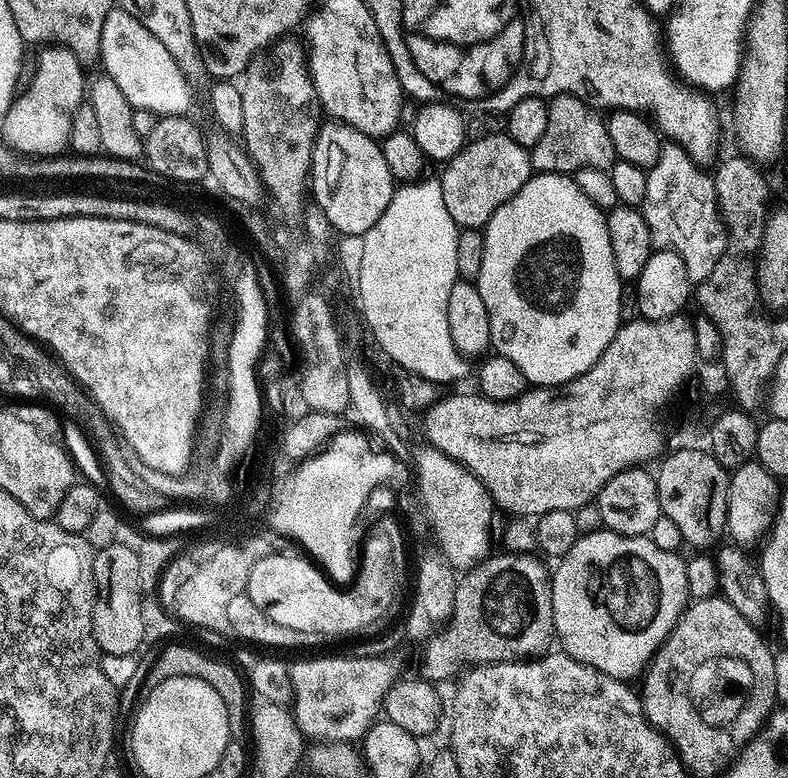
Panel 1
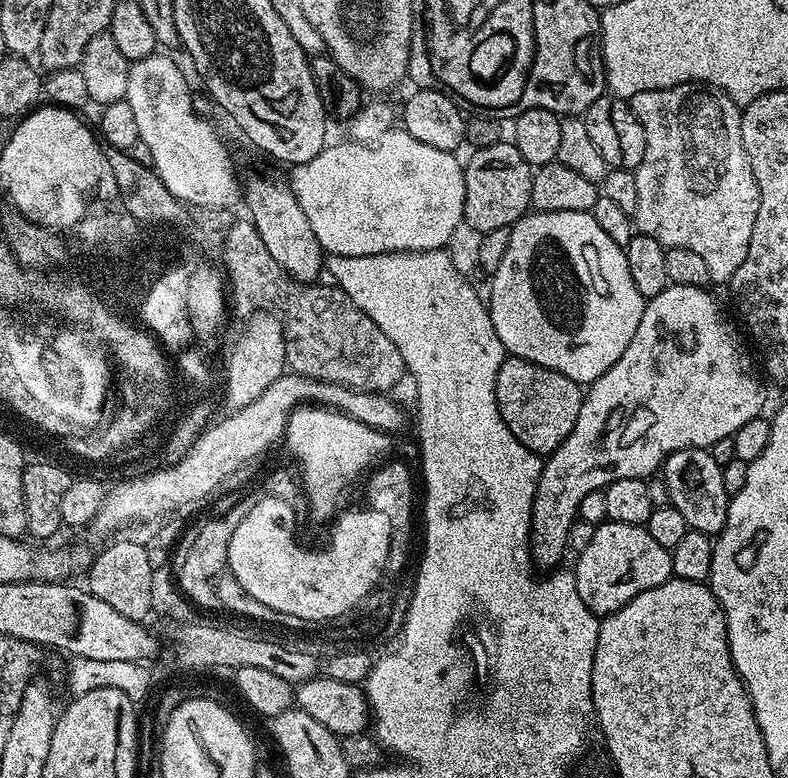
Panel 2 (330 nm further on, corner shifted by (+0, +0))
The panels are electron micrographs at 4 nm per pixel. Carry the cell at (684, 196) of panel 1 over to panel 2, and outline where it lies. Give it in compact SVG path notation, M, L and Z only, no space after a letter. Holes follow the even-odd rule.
M695 82L670 86L662 90L642 90L642 94L634 94L630 97L630 103L632 113L638 118L646 134L646 154L642 154L642 162L634 169L638 182L638 206L634 217L635 231L641 236L654 238L654 242L661 244L665 250L669 248L694 250L694 254L698 254L706 261L713 282L731 281L734 270L738 270L738 266L742 266L742 261L746 258L746 250L750 250L750 234L754 234L754 222L758 218L758 202L760 201L758 182L754 178L754 170L750 170L750 158L746 158L746 150L742 146L741 105L735 104L722 89Z

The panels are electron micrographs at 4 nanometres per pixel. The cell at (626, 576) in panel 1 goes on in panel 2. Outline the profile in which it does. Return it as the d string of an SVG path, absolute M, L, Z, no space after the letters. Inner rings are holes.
M608 520L596 525L594 538L590 538L586 550L579 552L575 559L578 598L597 614L617 612L630 598L638 598L642 590L662 586L673 579L671 551L658 546L658 542L650 538L647 527L638 524Z

